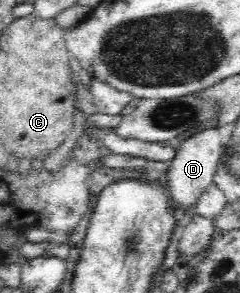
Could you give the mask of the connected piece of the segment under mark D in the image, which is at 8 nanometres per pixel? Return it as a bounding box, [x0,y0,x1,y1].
[167,124,224,214]

